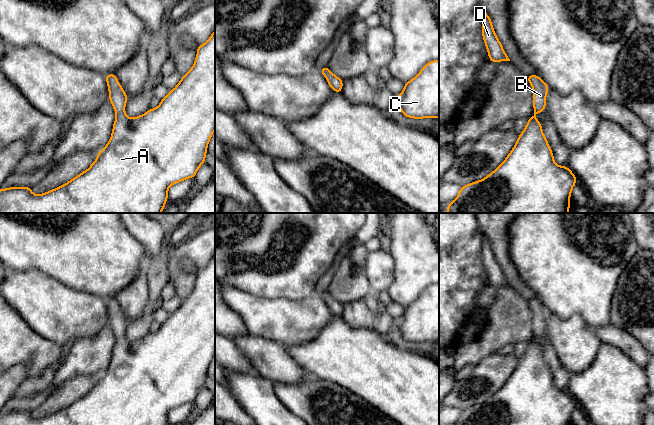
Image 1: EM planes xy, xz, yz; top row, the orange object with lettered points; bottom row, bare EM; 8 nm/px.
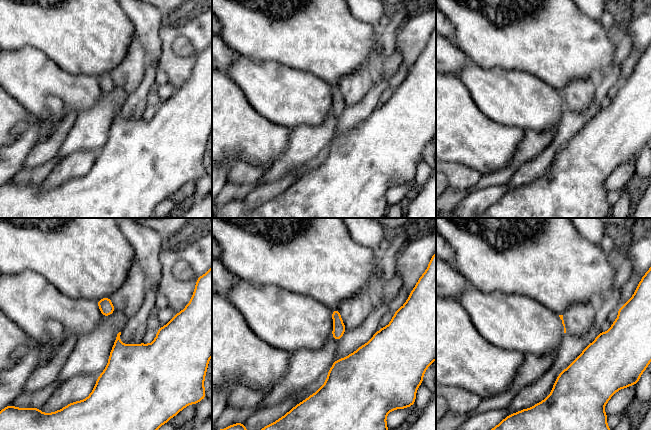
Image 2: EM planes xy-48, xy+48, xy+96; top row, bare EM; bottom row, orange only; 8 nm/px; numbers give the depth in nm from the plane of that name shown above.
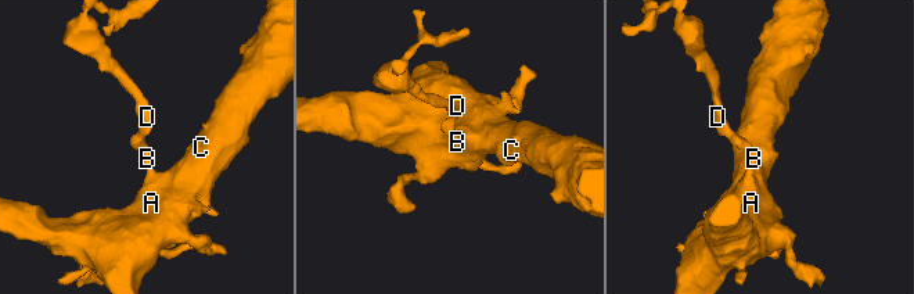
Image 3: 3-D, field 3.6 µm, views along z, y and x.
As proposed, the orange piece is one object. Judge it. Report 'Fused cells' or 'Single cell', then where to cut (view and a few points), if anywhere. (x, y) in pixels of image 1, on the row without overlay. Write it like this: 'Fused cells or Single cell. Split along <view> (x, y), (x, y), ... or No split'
Single cell. No split

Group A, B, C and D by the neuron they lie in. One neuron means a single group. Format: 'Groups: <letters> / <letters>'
Groups: A B C D

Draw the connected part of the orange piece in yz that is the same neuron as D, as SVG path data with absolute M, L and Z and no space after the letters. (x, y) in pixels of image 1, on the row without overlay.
M484 234L482 237L482 261L485 266L490 285L494 287L500 285L510 285L502 271L501 266L496 260L489 239Z

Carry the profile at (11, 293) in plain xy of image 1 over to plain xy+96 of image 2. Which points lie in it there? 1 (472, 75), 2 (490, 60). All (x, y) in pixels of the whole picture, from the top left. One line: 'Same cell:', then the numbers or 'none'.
Same cell: 1

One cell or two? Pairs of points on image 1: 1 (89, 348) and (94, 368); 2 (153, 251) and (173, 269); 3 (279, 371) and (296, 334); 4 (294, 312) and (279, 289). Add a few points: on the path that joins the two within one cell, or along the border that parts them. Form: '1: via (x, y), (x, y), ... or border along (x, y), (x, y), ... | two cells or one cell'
1: via (89, 353), (93, 363) | one cell
2: border along (164, 246), (163, 275), (161, 279) | two cells
3: border along (262, 336), (280, 342), (284, 346) | two cells
4: border along (260, 297), (290, 299), (308, 297) | two cells

